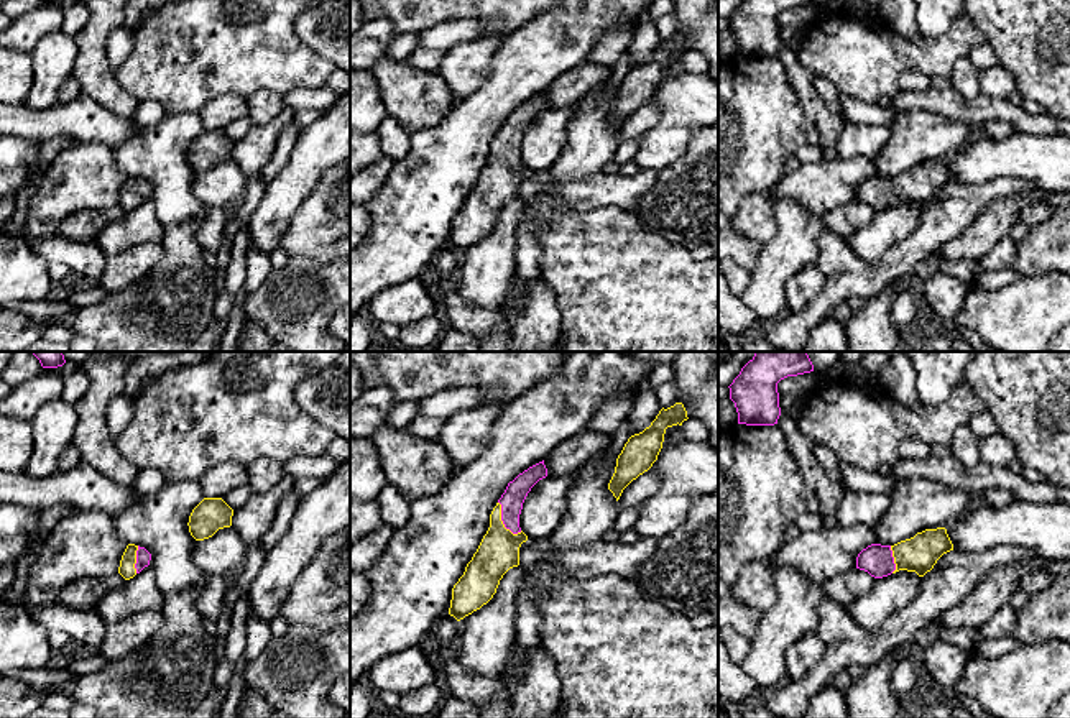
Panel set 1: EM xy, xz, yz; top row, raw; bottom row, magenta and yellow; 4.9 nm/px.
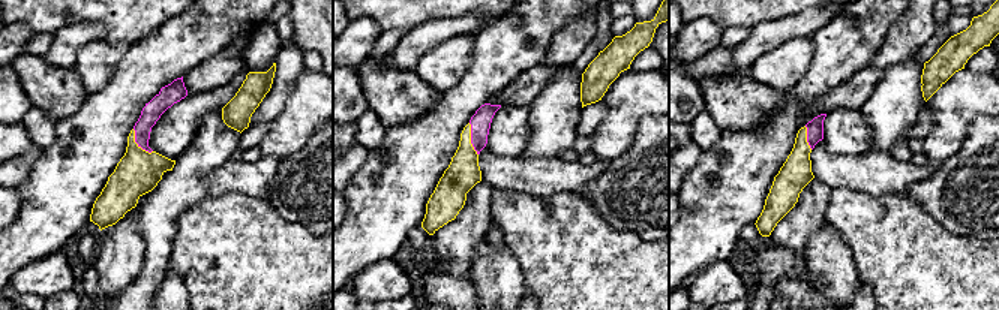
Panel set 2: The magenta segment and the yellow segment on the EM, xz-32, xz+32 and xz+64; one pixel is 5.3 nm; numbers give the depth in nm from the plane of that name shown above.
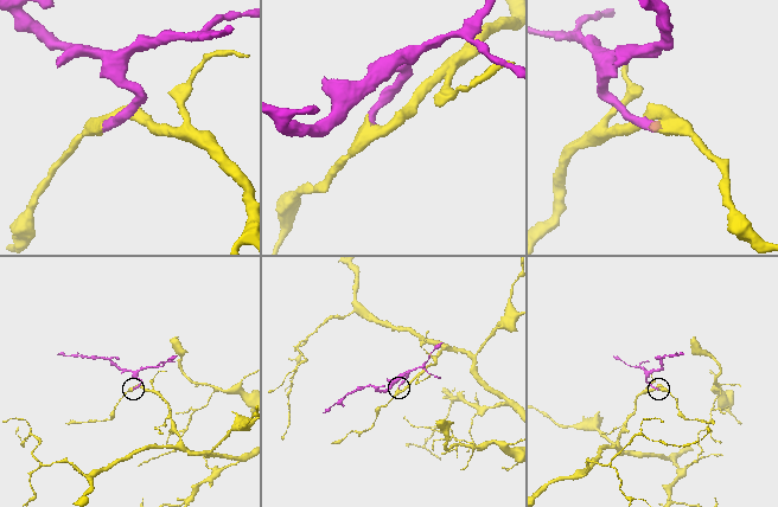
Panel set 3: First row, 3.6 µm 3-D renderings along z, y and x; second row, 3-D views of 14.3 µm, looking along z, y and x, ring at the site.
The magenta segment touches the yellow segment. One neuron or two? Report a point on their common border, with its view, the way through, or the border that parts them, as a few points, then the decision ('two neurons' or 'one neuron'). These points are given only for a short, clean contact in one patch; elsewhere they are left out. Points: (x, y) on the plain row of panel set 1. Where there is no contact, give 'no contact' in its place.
xz (502, 151) | across xz (511, 132), (502, 151), (502, 176), (498, 183) | one neuron

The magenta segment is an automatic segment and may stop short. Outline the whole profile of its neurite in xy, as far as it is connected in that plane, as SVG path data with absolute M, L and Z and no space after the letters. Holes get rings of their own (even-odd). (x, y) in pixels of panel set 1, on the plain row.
M128 176L118 199L118 205L125 210L130 212L136 205L140 205L145 199L150 197L151 186L140 177Z

